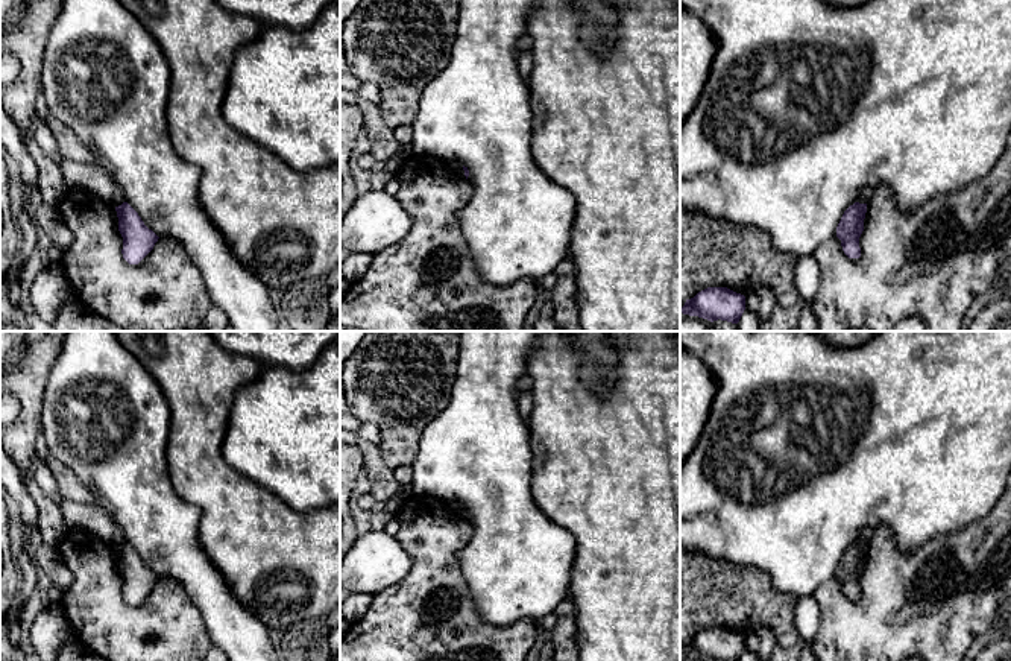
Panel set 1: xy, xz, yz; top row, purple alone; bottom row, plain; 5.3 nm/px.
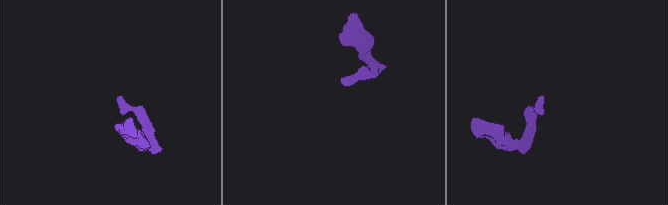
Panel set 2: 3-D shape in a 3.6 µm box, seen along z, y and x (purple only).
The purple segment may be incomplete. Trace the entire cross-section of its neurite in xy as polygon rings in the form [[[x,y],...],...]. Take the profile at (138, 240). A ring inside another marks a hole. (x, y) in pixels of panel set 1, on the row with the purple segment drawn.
[[[128,204],[115,207],[118,231],[123,237],[123,258],[129,264],[138,264],[155,246],[158,236],[149,229],[138,213]]]

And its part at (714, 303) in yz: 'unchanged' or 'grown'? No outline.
unchanged

